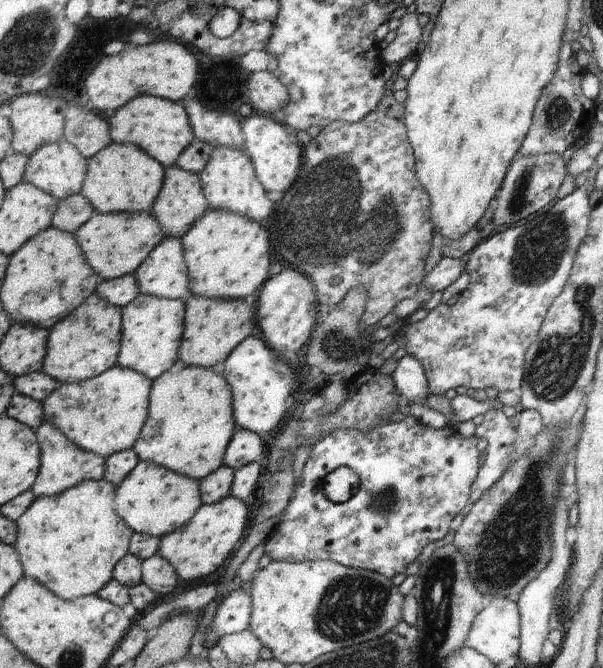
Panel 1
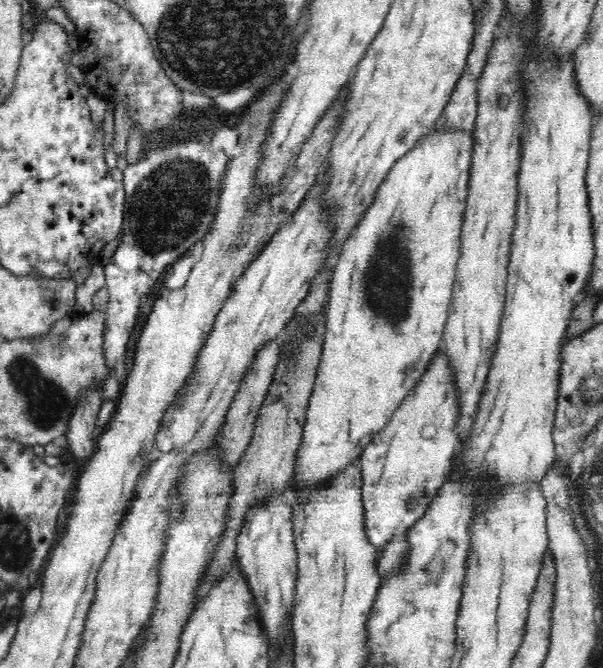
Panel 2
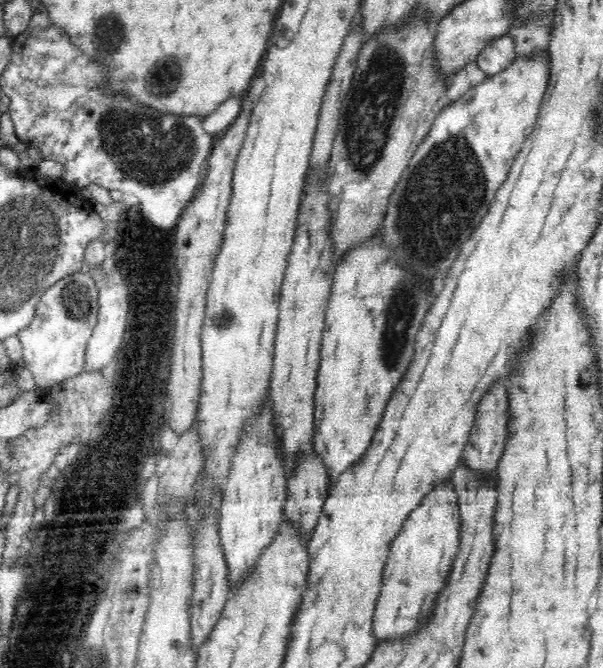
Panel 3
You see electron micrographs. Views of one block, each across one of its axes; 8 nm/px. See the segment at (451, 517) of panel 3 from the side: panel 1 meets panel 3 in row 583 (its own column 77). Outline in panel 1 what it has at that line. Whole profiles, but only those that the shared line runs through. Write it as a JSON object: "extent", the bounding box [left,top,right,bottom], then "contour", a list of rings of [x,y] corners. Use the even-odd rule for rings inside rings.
{"extent":[43,365,155,457],"contour":[[[117,365],[103,372],[91,380],[79,383],[63,383],[59,390],[55,390],[43,403],[46,409],[46,416],[43,422],[50,421],[59,428],[65,436],[70,437],[75,444],[89,452],[95,452],[102,457],[110,457],[119,452],[133,449],[150,415],[151,391],[155,381],[135,369]]]}

